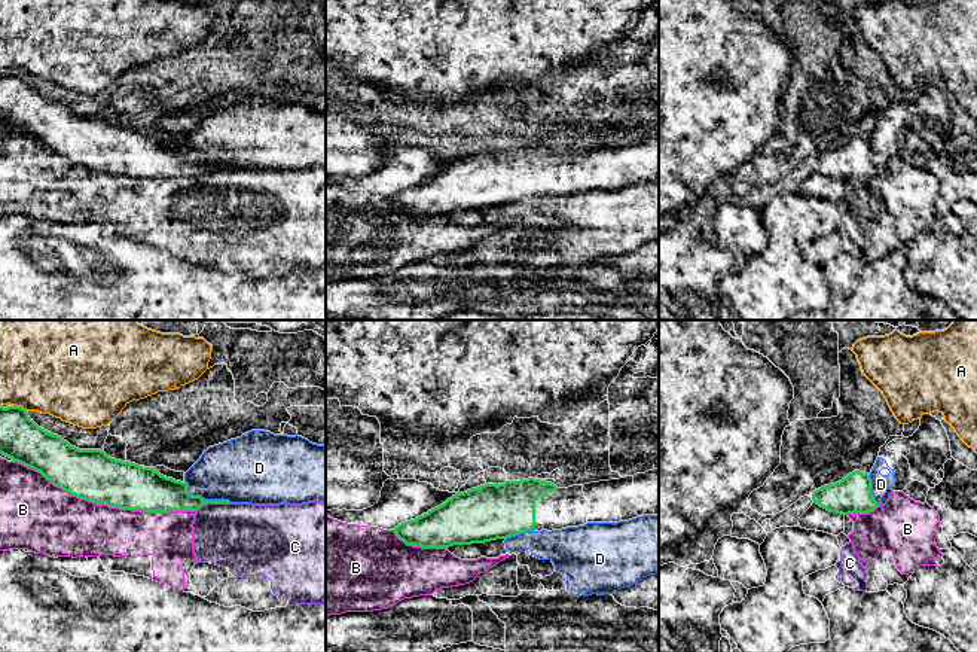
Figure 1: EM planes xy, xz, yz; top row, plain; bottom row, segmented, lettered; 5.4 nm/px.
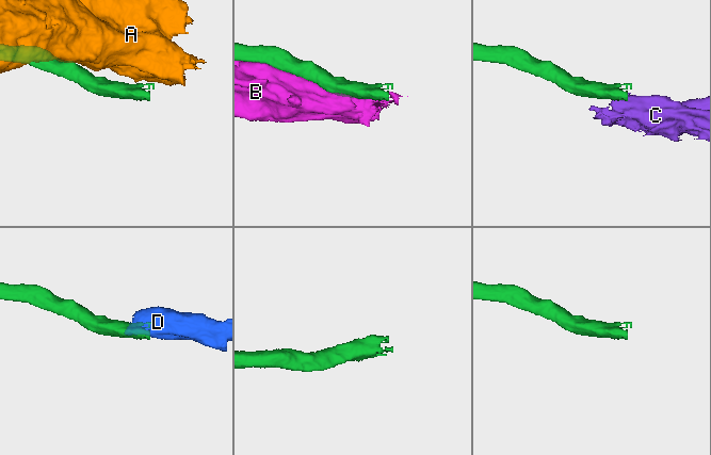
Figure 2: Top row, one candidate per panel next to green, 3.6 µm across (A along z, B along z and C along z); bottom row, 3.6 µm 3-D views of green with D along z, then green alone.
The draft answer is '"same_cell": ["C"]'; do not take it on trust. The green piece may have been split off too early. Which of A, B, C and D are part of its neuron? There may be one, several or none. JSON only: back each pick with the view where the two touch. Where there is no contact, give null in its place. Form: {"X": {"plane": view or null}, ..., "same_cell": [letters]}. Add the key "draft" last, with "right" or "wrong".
{"same_cell": [], "draft": "wrong"}

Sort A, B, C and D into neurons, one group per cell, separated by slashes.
A / B C / D

